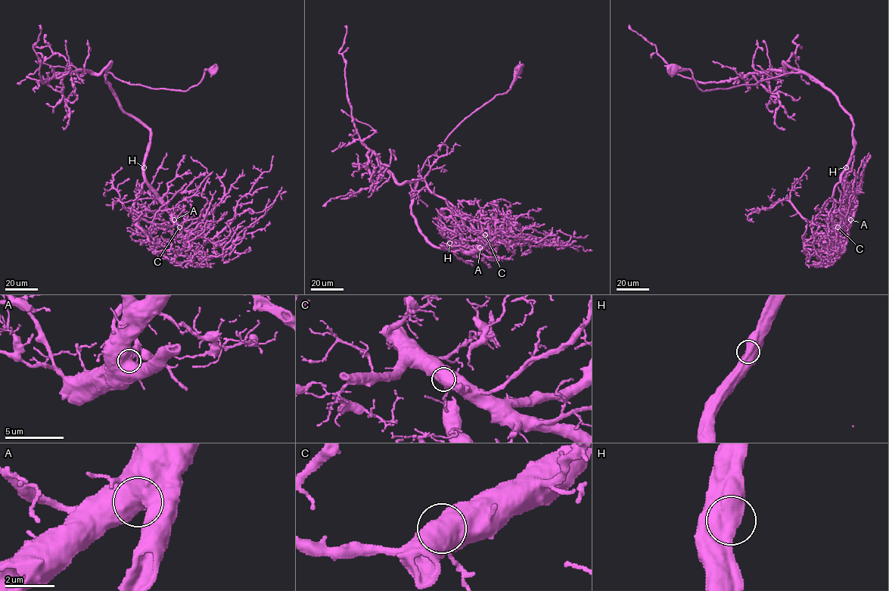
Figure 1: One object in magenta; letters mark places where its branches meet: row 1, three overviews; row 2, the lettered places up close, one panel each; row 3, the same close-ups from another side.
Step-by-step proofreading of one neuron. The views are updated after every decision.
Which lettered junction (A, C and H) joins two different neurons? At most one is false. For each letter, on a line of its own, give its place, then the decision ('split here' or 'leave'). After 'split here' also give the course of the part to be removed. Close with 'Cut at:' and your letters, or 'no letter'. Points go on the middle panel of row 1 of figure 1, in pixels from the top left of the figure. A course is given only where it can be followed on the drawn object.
A: place (480, 247); leave
C: place (485, 234); leave
H: place (449, 243); leave
Cut at: no letter

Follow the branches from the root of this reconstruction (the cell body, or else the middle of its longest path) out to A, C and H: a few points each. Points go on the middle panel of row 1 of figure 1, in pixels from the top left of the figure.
A: (518, 69), (508, 91), (427, 160), (414, 193), (411, 215), (430, 243), (480, 247)
C: (518, 69), (508, 91), (427, 160), (411, 206), (437, 247), (455, 250), (451, 238), (472, 251), (485, 234)
H: (518, 69), (510, 88), (467, 116), (427, 160), (421, 172), (411, 215), (432, 244), (455, 250), (449, 243)

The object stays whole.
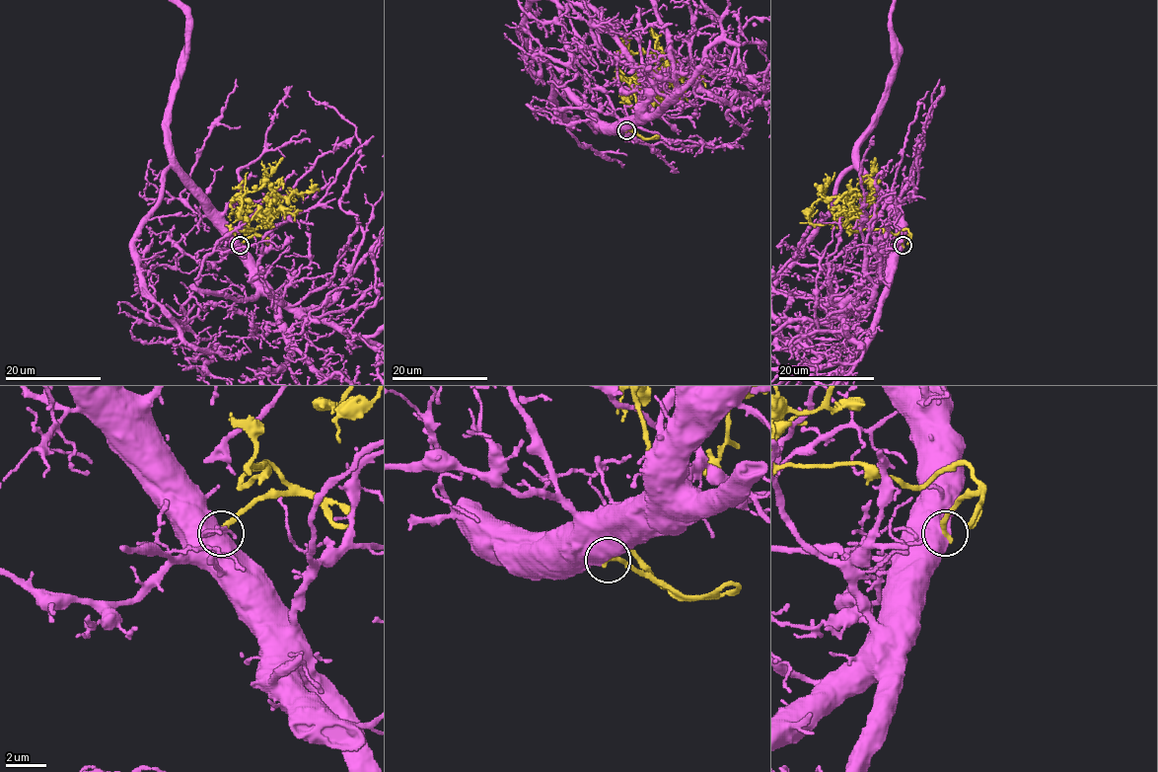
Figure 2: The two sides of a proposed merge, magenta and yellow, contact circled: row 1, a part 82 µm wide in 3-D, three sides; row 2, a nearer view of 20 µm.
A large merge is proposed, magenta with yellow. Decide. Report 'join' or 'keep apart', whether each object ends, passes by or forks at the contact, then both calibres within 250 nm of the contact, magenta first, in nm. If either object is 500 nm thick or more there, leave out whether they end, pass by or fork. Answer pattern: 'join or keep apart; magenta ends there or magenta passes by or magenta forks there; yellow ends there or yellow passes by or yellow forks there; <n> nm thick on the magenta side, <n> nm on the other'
keep apart; 750 nm thick on the magenta side, 280 nm on the other

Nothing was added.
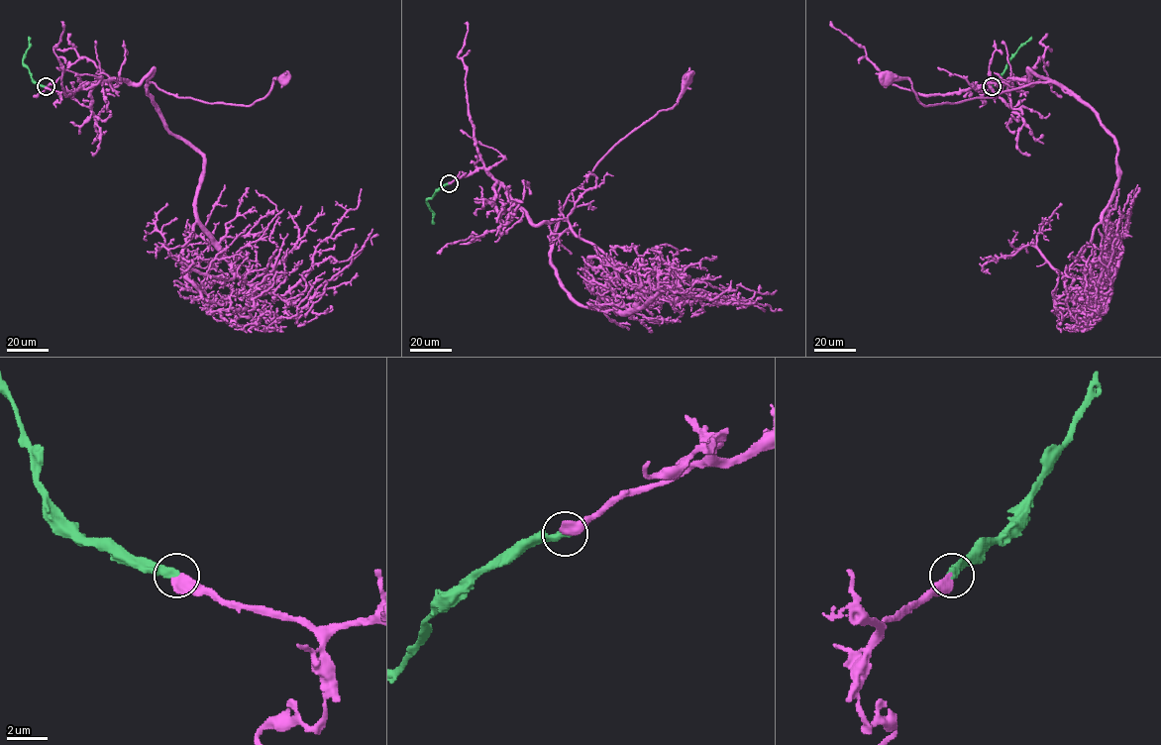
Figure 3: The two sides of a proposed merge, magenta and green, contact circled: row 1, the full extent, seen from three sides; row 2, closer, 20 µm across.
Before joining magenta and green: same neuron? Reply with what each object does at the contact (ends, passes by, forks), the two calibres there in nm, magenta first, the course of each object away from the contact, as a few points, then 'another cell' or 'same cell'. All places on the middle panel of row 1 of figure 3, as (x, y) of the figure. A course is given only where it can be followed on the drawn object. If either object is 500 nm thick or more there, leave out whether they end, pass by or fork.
550 nm thick on the magenta side, 400 nm on the other; magenta runs (449, 183), (483, 168), (534, 224), (557, 221), (552, 247), (568, 196), (629, 134), (676, 104), (687, 78); green runs (449, 183), (426, 200), (433, 212), (432, 223); same cell

